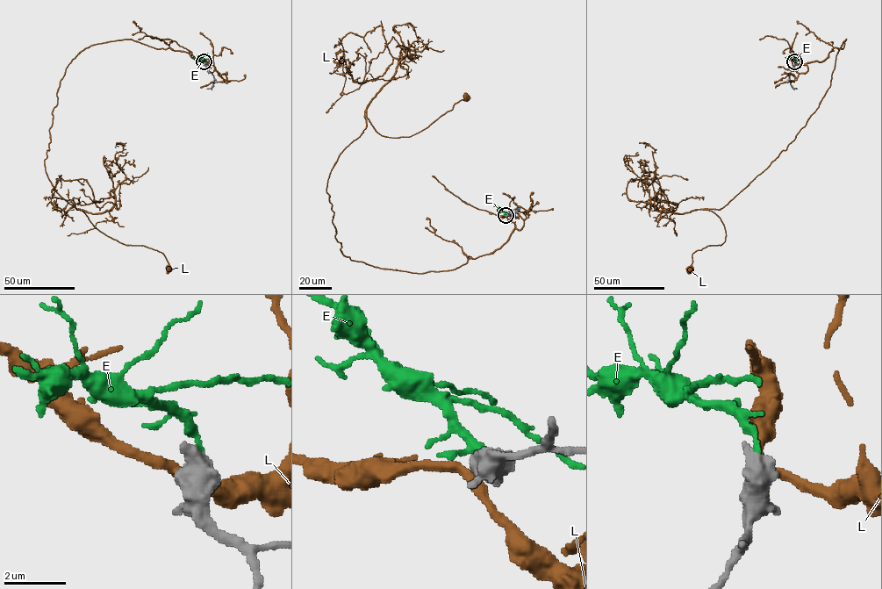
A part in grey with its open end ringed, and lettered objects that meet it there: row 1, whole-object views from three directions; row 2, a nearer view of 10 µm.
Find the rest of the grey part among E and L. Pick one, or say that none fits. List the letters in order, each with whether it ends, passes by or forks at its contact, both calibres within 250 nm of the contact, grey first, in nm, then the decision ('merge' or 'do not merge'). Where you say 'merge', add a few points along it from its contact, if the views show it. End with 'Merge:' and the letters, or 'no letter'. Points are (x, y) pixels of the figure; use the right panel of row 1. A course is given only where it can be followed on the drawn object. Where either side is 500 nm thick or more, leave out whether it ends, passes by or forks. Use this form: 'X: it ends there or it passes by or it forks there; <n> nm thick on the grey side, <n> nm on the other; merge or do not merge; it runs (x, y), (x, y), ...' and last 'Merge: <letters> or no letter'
E: 650 nm thick on the grey side, 240 nm on the other; do not merge
L: 800 nm thick on the grey side, 320 nm on the other; do not merge
Merge: no letter

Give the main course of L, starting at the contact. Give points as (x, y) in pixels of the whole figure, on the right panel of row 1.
L: (795, 63), (846, 39), (786, 148), (723, 207), (703, 209), (725, 240), (694, 252), (690, 269)

